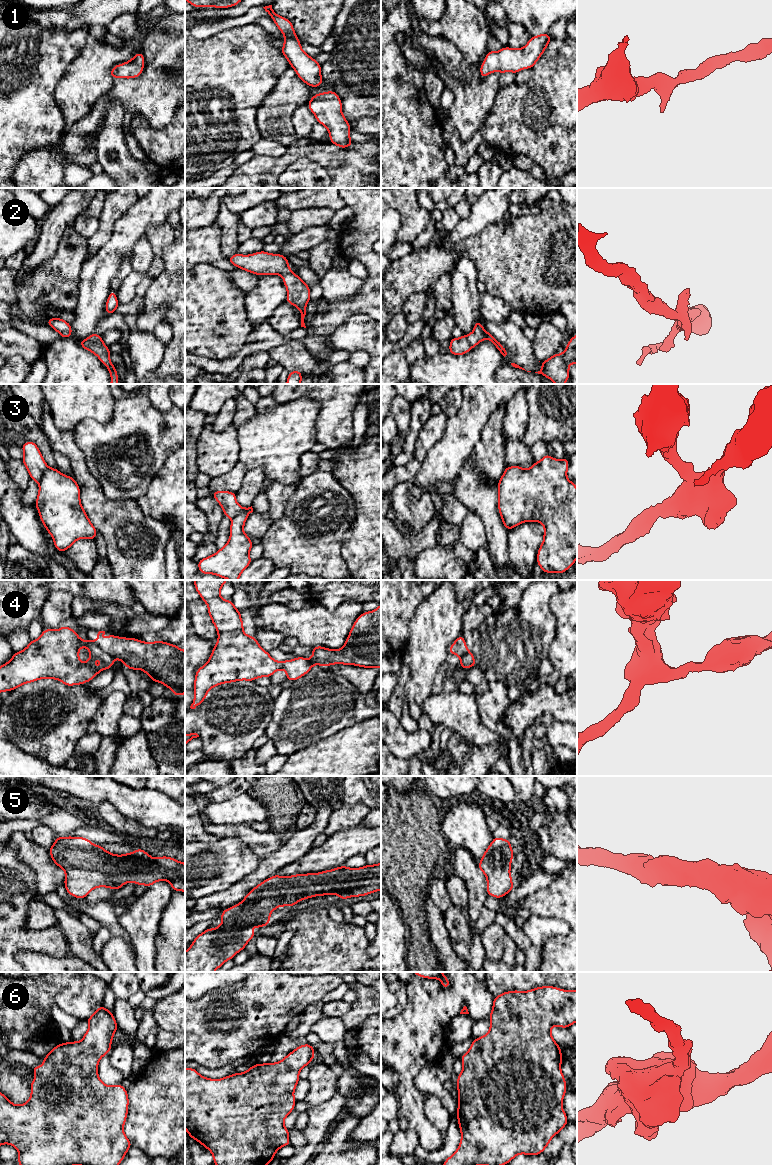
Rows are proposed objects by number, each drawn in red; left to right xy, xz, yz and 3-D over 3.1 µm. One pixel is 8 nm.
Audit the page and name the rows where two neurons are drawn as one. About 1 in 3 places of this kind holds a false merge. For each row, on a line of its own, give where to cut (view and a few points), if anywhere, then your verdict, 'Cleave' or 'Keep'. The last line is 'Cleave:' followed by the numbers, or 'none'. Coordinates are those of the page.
1: No split. Keep
2: No split. Keep
3: Split along xy (47, 466), (38, 482). Cleave
4: Split along xy (95, 642), (114, 657). Cleave
5: No split. Keep
6: No split. Keep
Cleave: 3, 4

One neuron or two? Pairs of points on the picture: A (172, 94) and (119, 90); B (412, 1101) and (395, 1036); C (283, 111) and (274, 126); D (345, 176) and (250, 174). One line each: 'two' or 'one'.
A: one
B: one
C: one
D: one

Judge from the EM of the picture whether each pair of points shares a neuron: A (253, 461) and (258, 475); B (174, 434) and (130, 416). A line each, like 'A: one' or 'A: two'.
A: two
B: one

